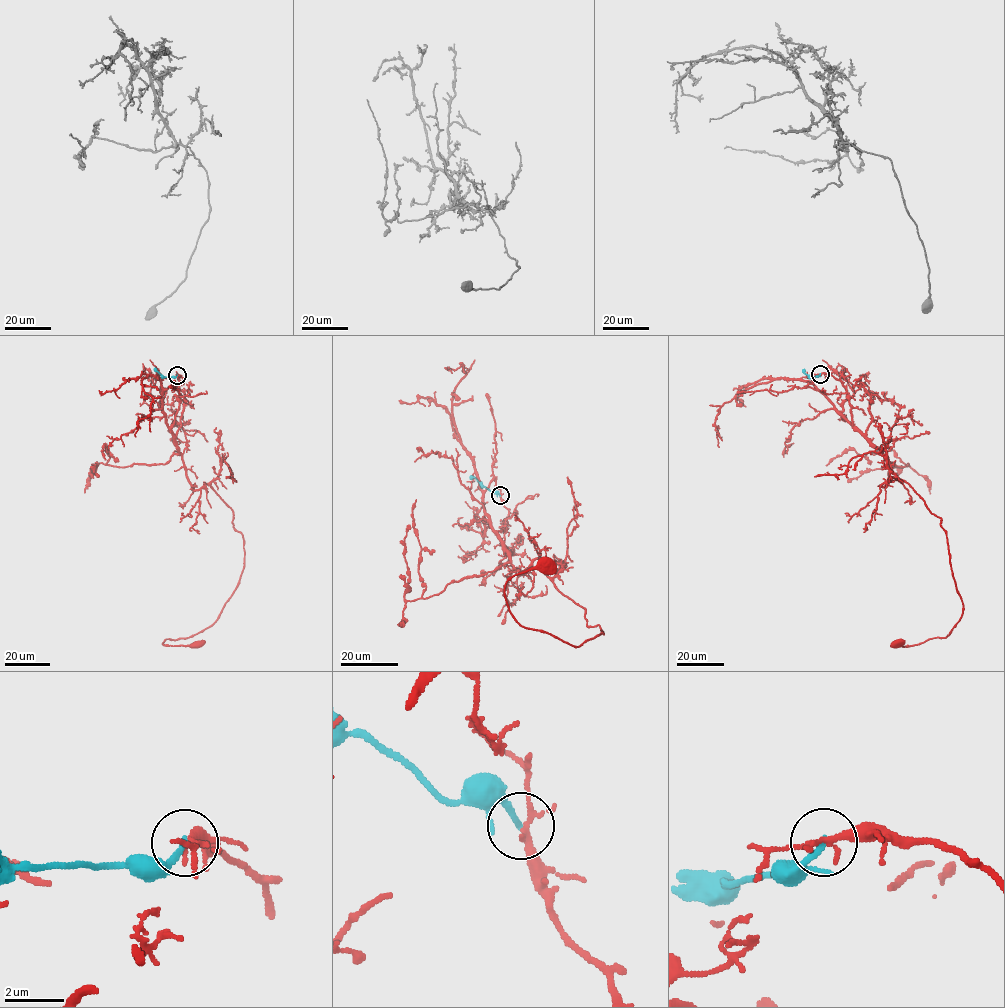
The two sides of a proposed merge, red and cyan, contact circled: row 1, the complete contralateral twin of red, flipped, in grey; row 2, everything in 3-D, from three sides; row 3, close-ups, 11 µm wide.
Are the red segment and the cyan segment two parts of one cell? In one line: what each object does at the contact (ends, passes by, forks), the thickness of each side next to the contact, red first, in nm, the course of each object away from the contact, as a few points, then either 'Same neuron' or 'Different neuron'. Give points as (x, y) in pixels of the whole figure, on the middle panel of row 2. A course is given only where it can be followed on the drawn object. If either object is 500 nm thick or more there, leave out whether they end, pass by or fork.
At the ring red forks. At the ring cyan ends. Thickness 180 nm (red) against 220 nm. Course of red: (499, 496), (510, 564), (520, 572), (538, 559), (603, 633), (576, 646), (510, 611), (505, 583), (547, 564). Course of cyan: (499, 495), (470, 478). Different neuron

